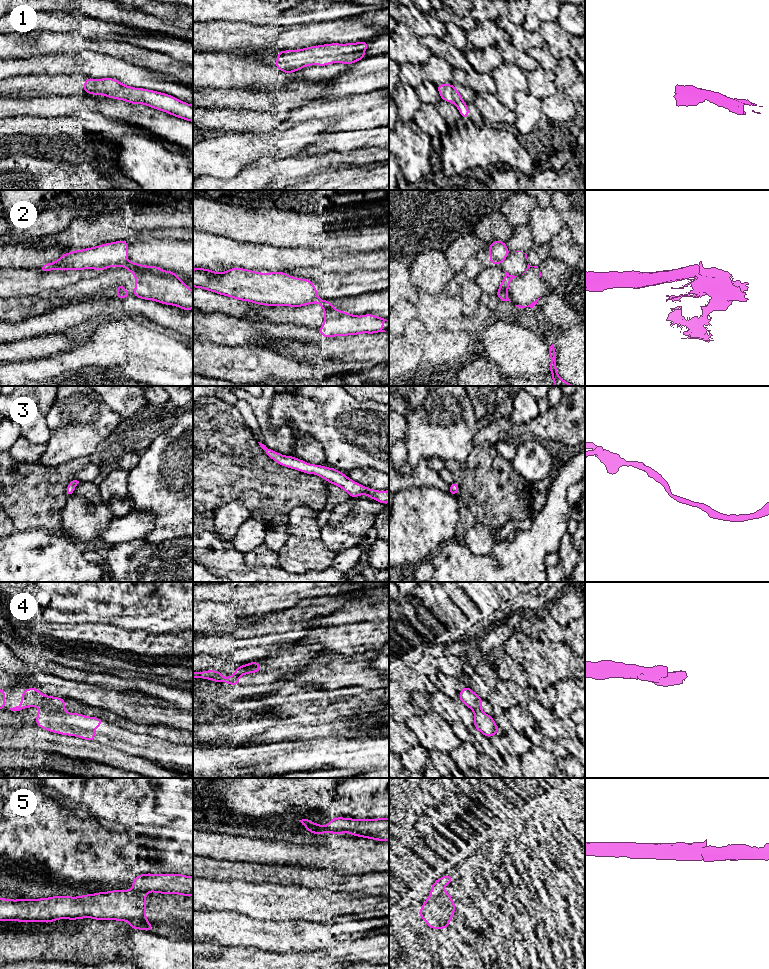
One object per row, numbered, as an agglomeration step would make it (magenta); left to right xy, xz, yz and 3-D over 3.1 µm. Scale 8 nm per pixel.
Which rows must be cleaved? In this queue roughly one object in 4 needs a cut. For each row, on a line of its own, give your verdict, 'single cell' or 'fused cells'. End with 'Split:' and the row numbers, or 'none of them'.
1: single cell
2: fused cells
3: single cell
4: fused cells
5: single cell
Split: 2, 4

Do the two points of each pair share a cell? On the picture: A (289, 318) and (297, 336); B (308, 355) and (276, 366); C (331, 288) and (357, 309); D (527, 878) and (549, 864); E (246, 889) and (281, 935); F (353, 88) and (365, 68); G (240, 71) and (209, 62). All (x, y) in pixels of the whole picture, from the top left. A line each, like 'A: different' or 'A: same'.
A: different
B: different
C: different
D: same
E: different
F: same
G: same

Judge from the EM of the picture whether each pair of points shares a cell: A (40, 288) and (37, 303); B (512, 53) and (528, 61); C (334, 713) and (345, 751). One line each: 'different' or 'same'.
A: different
B: same
C: different

